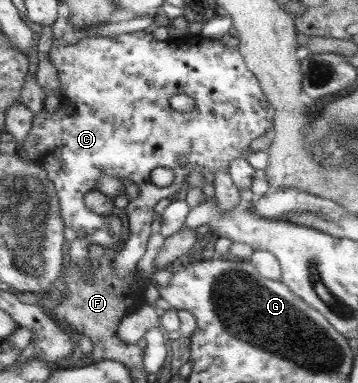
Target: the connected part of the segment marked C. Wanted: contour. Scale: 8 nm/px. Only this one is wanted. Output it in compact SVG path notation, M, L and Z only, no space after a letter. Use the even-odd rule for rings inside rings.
M135 31L112 37L83 37L76 45L52 45L49 58L57 71L59 104L56 111L48 113L43 108L32 118L32 126L21 149L32 163L39 164L47 173L57 195L58 216L64 226L75 231L78 239L84 239L84 233L90 233L90 227L86 229L87 207L83 199L85 193L95 189L99 177L128 179L138 187L137 197L124 202L129 218L127 231L130 233L122 249L111 259L116 277L129 281L136 271L135 265L146 251L146 240L151 233L152 207L160 199L176 197L189 173L202 174L204 169L213 175L219 171L228 173L233 159L245 159L250 155L250 142L260 141L272 128L270 118L266 116L266 105L269 103L236 47L228 47L219 39L184 36L174 41L156 41L151 34ZM177 93L184 93L194 101L190 111L177 113L168 104L168 99ZM180 155L188 159L184 167L176 162ZM154 167L171 169L173 182L166 187L152 184L149 175Z

